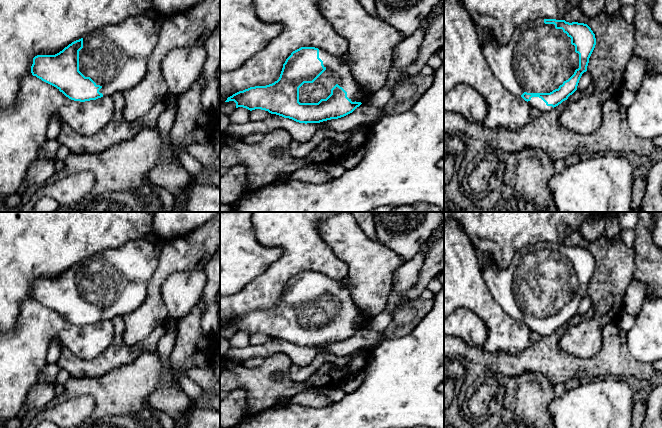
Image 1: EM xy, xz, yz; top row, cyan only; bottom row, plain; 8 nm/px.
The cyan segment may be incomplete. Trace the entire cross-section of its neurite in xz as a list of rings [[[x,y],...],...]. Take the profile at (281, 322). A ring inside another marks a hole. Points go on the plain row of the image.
[[[301,271],[283,288],[277,305],[239,315],[225,326],[234,325],[236,332],[261,333],[299,347],[320,347],[352,337],[362,327],[356,326],[360,308],[351,296],[351,286],[315,271]]]

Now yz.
[[[539,242],[517,252],[506,269],[500,268],[492,258],[486,255],[480,263],[480,268],[488,291],[510,317],[521,320],[531,331],[541,336],[550,336],[577,314],[582,298],[587,295],[596,262],[587,248]]]

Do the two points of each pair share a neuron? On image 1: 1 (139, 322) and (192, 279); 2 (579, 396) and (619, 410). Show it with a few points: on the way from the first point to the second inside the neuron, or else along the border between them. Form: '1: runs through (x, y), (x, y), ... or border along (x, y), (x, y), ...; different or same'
1: border along (165, 279), (161, 287), (161, 298), (168, 316); different
2: runs through (589, 406), (593, 410), (609, 410); same

